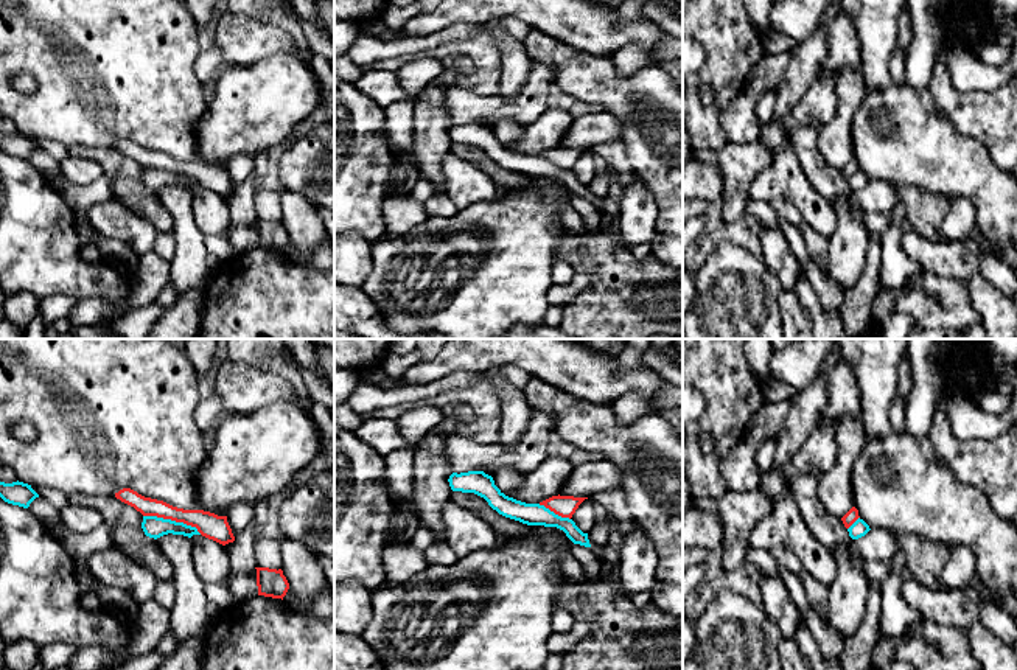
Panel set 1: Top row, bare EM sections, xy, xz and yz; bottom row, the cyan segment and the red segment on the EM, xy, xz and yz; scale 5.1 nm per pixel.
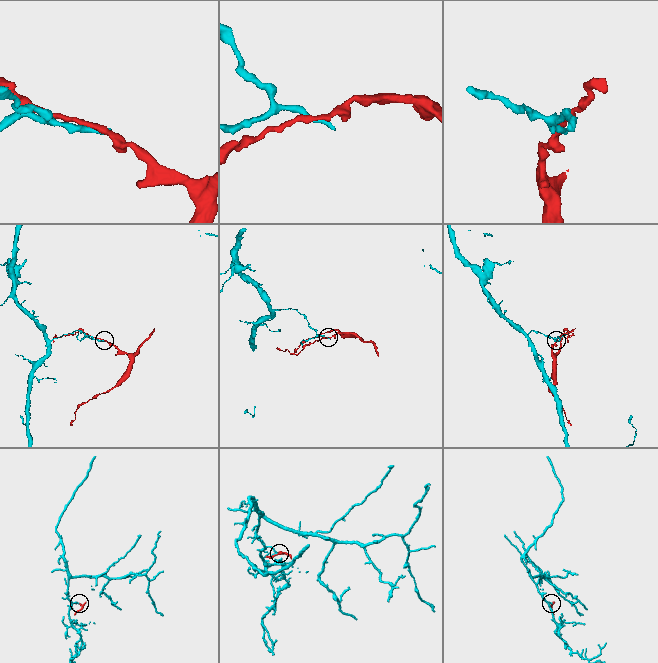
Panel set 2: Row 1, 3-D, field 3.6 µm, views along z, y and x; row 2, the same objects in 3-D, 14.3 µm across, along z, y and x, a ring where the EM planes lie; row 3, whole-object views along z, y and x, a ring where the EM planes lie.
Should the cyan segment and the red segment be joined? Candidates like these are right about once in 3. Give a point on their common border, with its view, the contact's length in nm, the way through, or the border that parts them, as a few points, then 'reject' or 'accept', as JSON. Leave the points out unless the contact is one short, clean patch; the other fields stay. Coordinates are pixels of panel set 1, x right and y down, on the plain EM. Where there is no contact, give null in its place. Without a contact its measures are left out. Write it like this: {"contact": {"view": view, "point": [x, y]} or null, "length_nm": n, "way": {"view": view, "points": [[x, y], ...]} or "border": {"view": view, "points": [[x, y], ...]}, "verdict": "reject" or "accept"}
{"contact": {"view": "xy", "point": [173, 173]}, "length_nm": 320, "border": {"view": "xy", "points": [[143, 167], [182, 173], [201, 185]]}, "verdict": "reject"}

